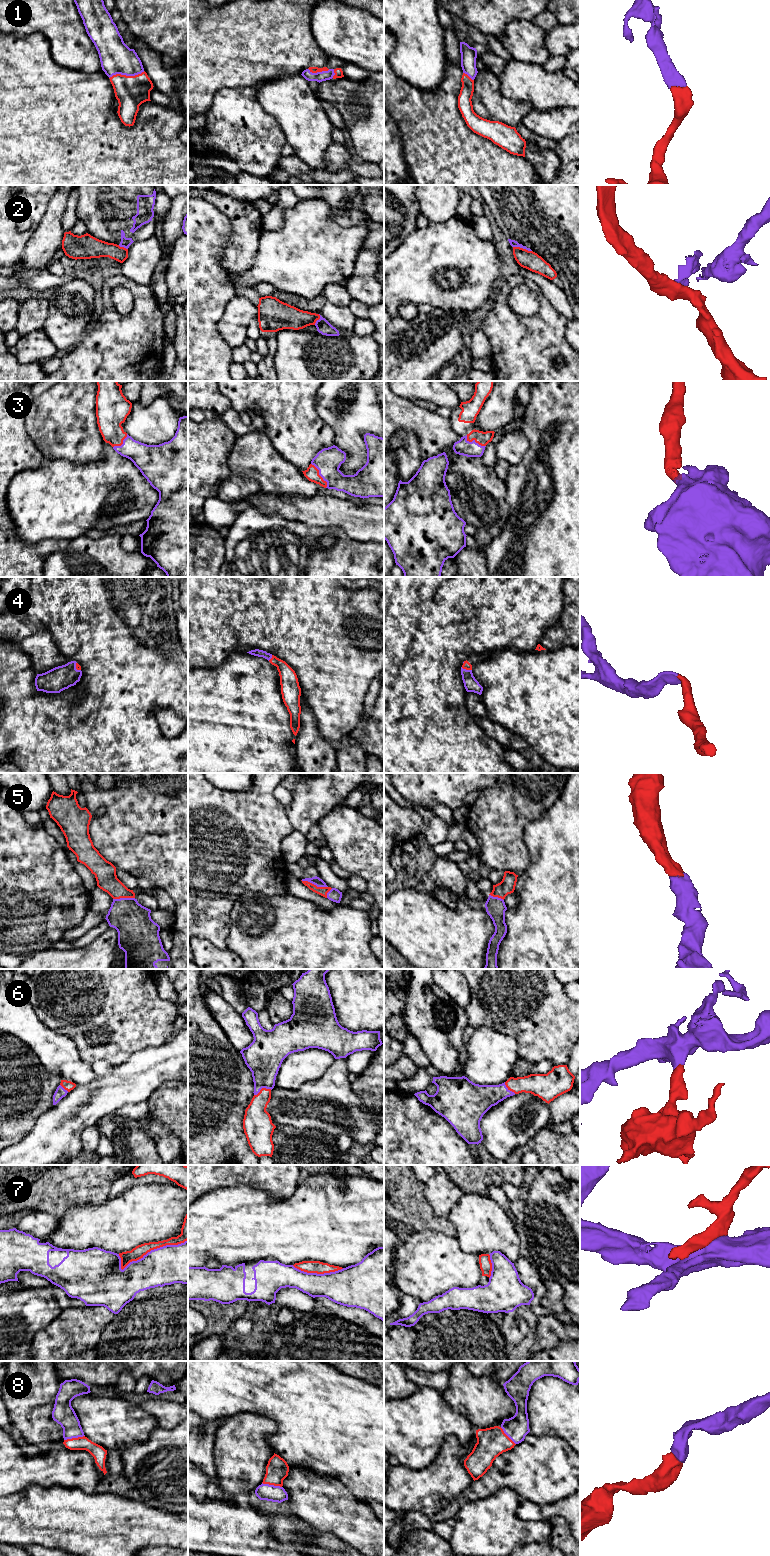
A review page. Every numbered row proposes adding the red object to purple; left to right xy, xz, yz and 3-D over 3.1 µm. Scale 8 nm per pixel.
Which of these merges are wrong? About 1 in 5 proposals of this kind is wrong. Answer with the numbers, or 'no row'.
2, 7

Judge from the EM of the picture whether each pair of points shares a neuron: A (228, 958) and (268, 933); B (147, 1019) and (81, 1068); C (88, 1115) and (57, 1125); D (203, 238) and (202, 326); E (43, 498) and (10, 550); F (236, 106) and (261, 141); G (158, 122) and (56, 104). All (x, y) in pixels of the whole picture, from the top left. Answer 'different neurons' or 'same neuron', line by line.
A: different neurons
B: different neurons
C: same neuron
D: same neuron
E: different neurons
F: same neuron
G: same neuron

